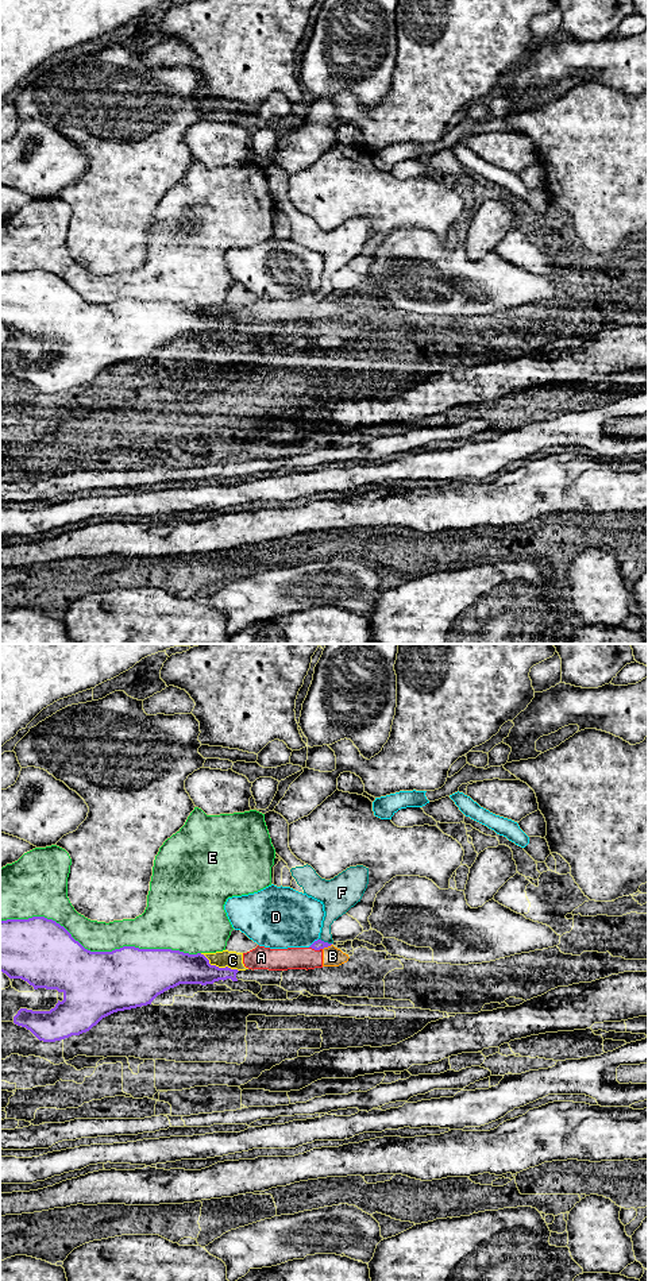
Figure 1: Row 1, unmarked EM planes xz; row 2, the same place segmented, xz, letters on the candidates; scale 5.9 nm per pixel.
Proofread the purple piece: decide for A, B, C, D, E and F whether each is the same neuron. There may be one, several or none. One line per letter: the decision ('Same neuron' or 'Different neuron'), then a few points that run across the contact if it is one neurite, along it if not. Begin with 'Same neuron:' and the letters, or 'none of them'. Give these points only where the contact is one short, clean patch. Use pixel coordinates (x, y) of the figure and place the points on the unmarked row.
Same neuron: F
A: Different neuron. Line: xz (309, 298), (321, 301)
B: Different neuron
C: Different neuron
D: Different neuron
E: Different neuron
F: Same neuron. Line: xz (319, 296), (326, 294), (326, 277), (336, 254)

